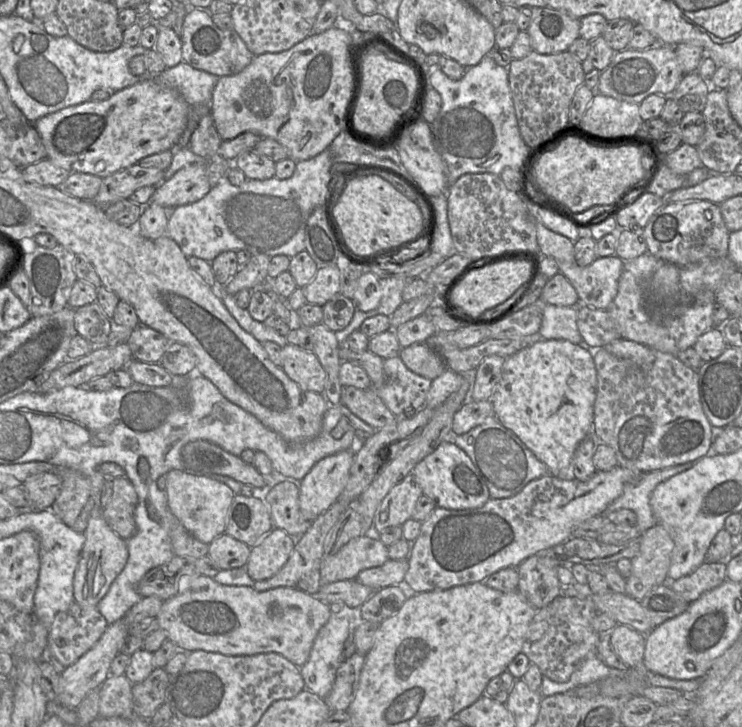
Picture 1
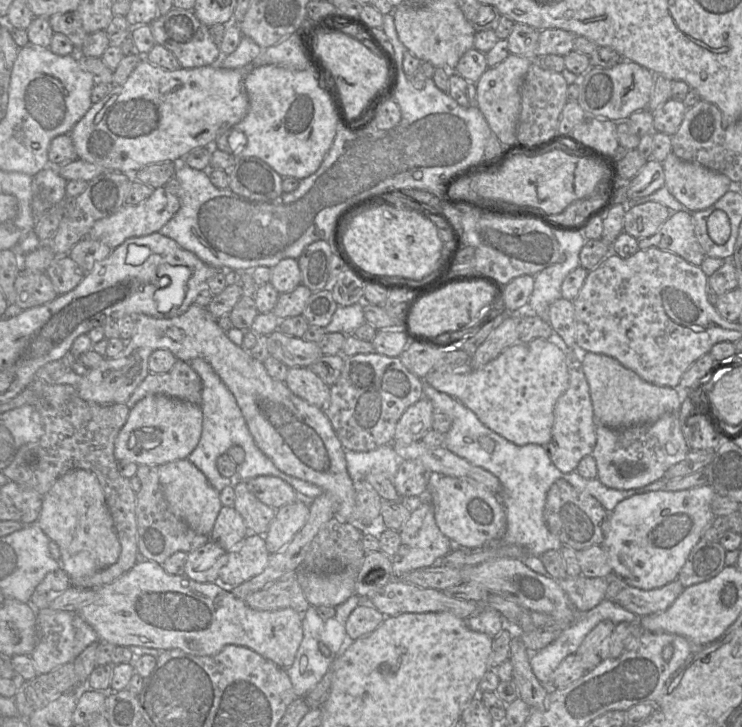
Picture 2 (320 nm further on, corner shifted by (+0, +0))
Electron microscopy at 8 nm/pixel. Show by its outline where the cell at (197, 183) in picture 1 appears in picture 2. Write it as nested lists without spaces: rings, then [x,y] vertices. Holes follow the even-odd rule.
[[[159,187],[154,189],[150,197],[143,202],[137,205],[125,204],[112,215],[96,221],[86,237],[99,240],[111,249],[115,249],[128,238],[159,232],[179,209],[179,197],[167,191],[165,187]]]

